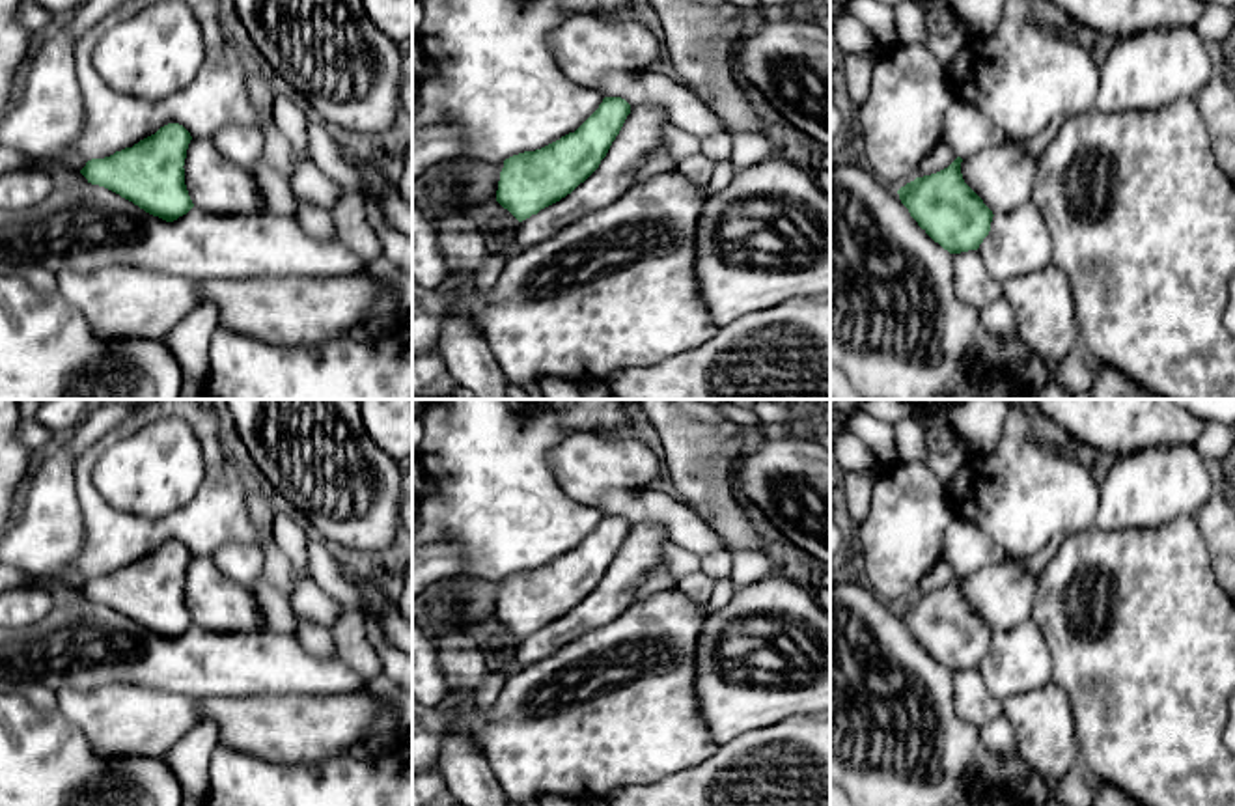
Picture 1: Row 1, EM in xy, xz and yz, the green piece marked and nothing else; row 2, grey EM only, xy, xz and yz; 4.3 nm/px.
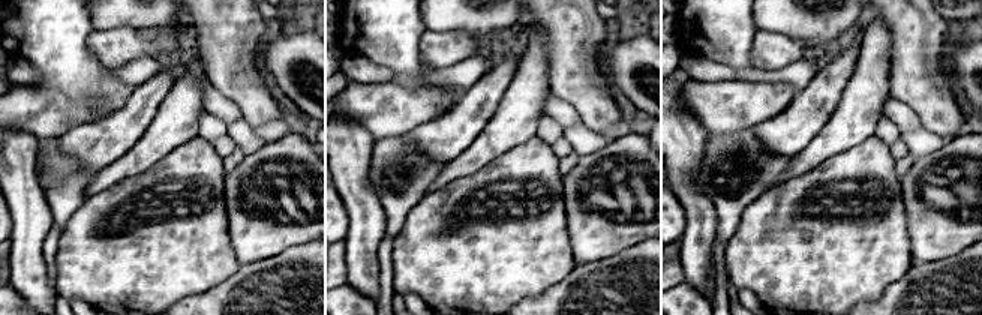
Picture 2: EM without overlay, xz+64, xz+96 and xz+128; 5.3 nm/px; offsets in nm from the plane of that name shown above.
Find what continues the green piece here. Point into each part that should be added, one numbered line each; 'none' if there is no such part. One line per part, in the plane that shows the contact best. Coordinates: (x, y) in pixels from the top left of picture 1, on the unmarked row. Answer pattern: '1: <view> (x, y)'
1: xz (642, 549)

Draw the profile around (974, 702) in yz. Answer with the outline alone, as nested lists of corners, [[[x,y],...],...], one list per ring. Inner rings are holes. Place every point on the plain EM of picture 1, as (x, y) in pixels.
[[[979,668],[953,672],[953,705],[957,715],[978,730],[1002,716],[1002,702],[989,690]]]

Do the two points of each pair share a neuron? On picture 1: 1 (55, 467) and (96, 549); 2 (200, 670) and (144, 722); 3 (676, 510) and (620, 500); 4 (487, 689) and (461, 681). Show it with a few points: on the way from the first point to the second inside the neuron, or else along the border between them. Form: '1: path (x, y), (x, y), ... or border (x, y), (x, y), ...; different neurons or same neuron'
1: border (73, 480), (84, 530), (84, 545), (77, 566); different neurons
2: border (133, 683), (198, 700); different neurons
3: path (663, 510), (633, 504); same neuron
4: border (491, 672), (478, 689), (474, 704); different neurons

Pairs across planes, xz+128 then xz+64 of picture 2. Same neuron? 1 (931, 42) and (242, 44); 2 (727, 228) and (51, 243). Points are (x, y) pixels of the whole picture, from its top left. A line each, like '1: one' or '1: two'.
1: one
2: two

